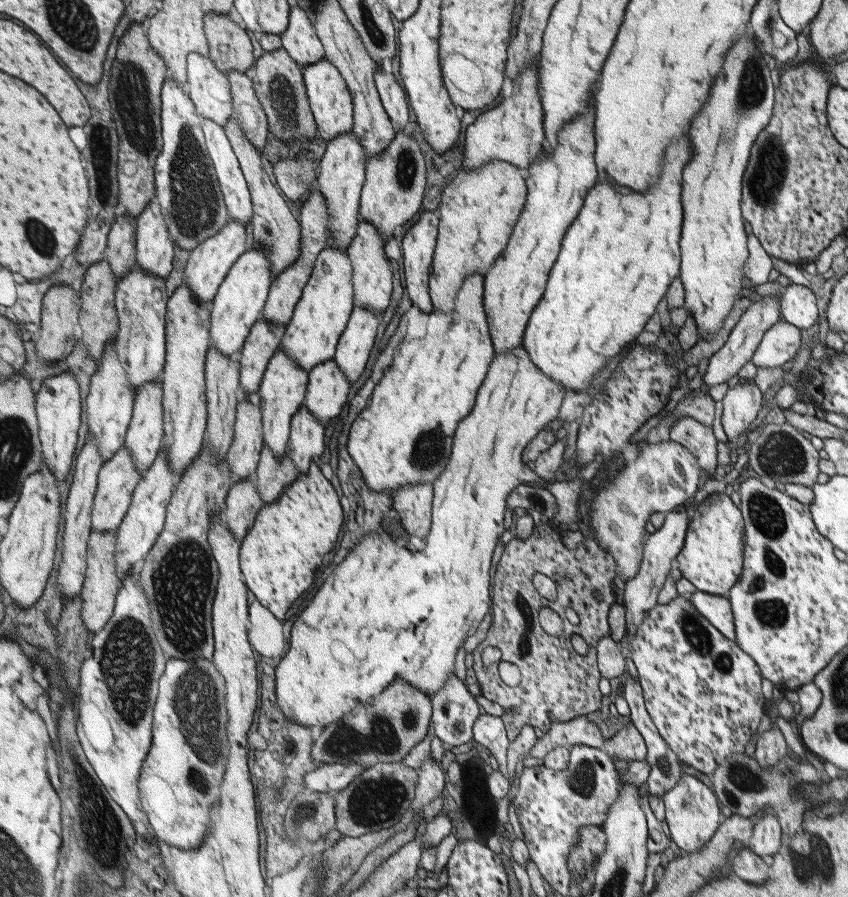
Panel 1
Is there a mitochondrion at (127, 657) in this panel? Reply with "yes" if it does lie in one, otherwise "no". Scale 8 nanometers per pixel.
yes

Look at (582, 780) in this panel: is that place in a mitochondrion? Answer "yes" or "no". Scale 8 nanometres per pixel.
yes

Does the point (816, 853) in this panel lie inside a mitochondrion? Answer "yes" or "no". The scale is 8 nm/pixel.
yes

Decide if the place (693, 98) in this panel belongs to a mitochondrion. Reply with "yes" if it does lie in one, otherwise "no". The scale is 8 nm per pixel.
no

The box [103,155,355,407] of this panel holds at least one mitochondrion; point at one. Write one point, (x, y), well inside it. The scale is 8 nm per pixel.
(296, 177)

